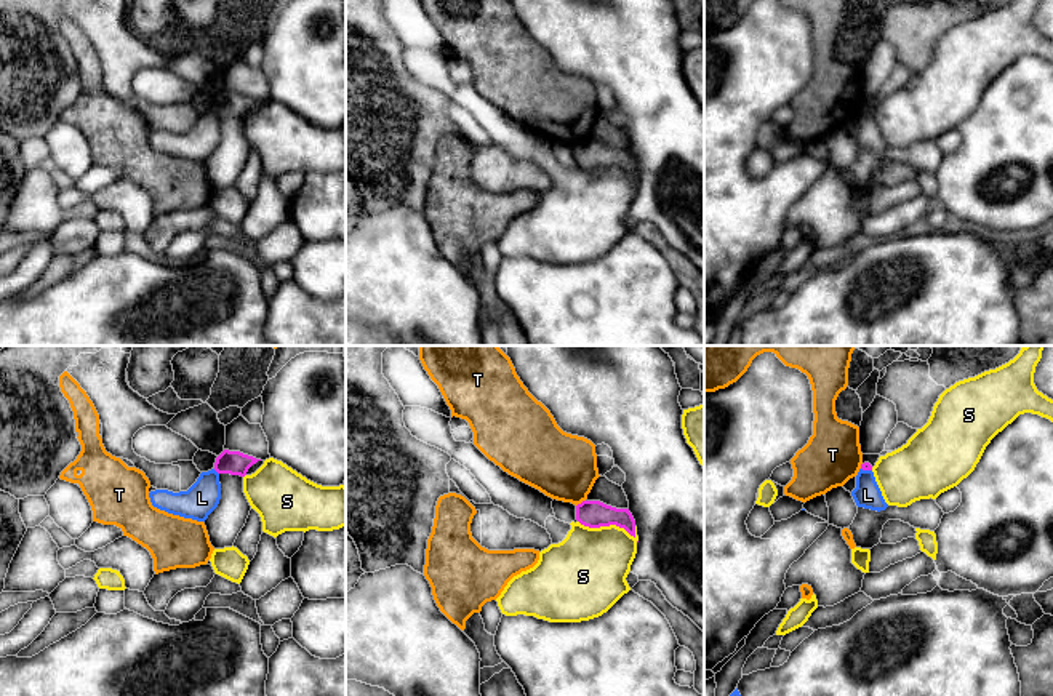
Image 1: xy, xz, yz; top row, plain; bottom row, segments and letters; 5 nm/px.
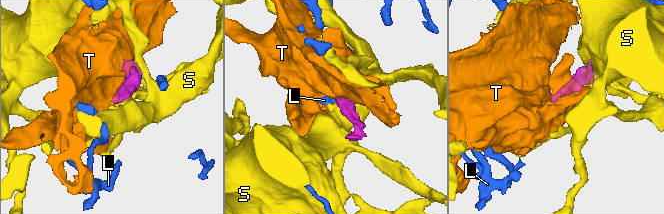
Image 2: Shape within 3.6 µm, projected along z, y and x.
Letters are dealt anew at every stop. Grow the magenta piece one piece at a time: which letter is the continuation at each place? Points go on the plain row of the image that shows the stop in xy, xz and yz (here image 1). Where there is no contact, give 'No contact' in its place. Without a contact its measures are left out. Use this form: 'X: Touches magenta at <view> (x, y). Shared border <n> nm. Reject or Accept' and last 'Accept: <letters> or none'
L: Touches magenta at xy (216, 112). Shared border 40 nm. Reject
S: Touches magenta at xz (607, 167). Shared border 300 nm. Reject
T: Touches magenta at xz (581, 144). Shared border 60 nm. Reject
Accept: none

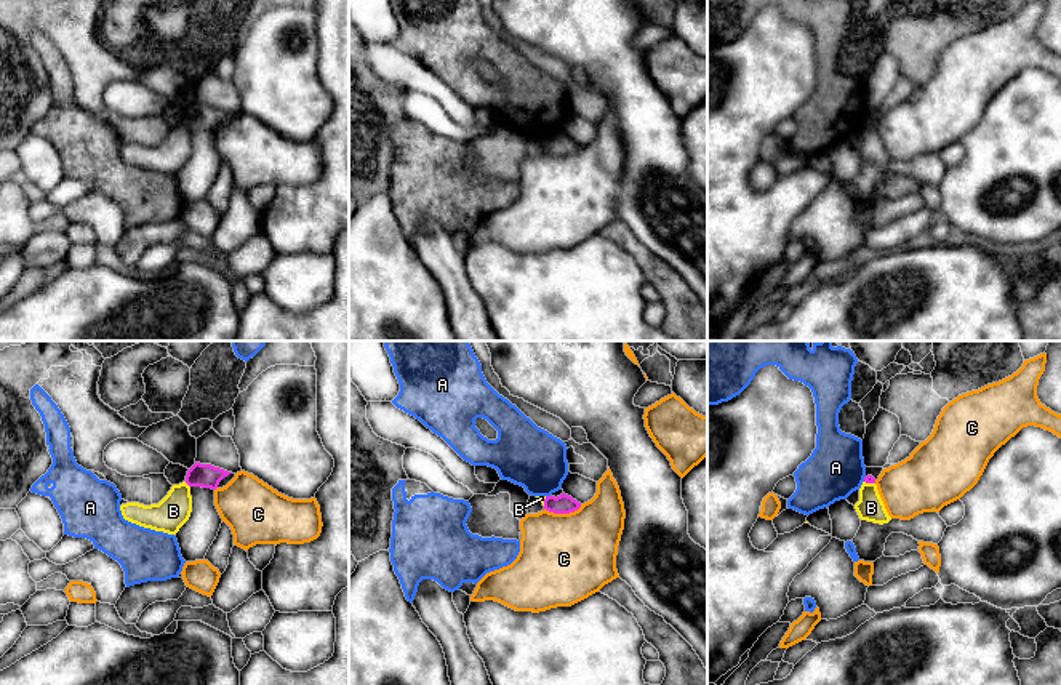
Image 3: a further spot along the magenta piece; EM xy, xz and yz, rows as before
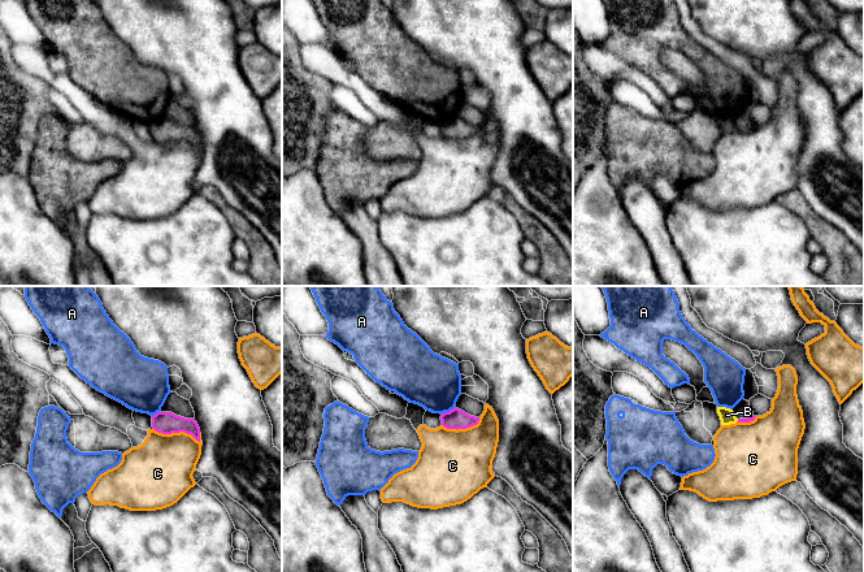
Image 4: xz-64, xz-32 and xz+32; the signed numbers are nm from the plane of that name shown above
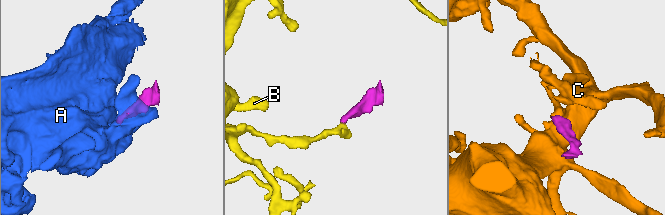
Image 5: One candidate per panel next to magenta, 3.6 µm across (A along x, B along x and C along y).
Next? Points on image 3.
A: Touches magenta at xz (548, 138). Shared border 30 nm. Reject
B: Touches magenta at xy (188, 125). Shared border 40 nm. Reject
C: Touches magenta at xz (562, 154). Shared border 190 nm. Reject
Accept: none

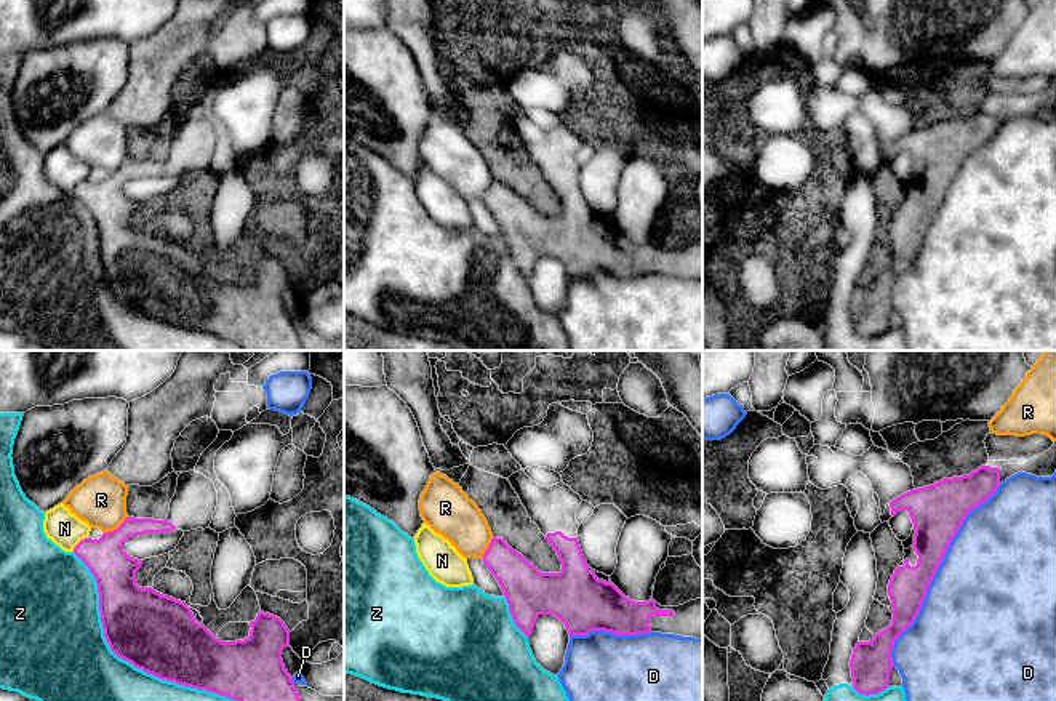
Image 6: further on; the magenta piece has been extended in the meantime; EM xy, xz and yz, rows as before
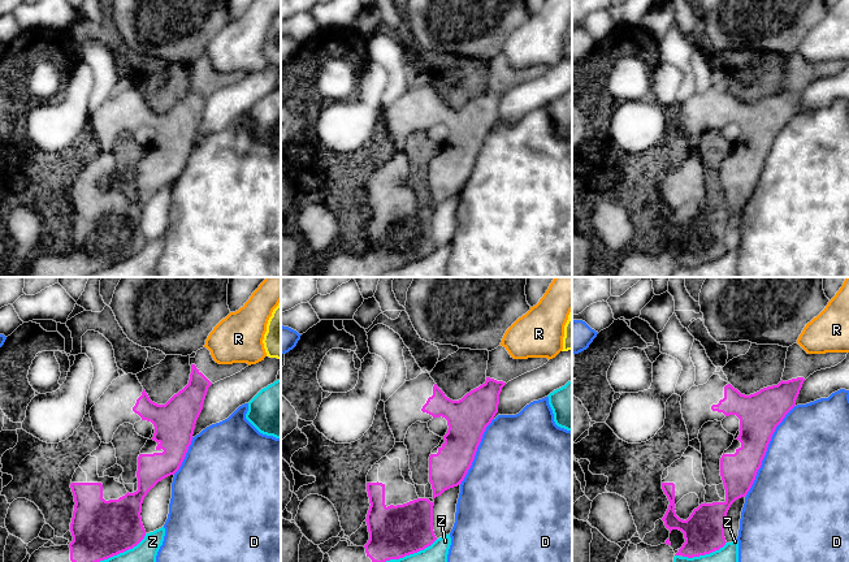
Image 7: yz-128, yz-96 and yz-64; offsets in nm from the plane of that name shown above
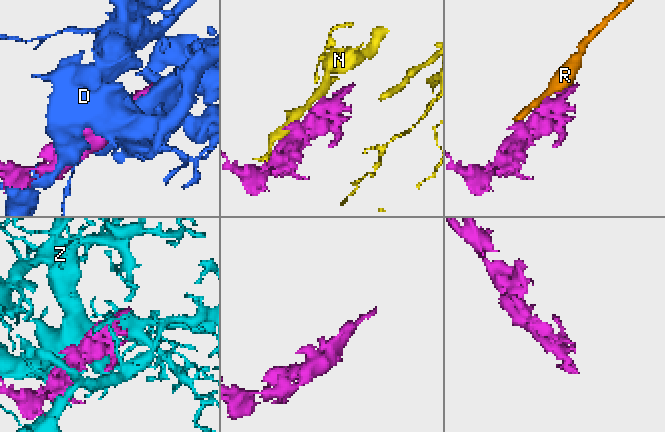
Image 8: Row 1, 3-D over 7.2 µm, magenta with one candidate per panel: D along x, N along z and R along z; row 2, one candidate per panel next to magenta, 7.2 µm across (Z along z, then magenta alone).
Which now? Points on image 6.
D: Touches magenta at yz (935, 215). Shared border 1050 nm. Reject
N: Touches magenta at xy (79, 184). Shared border 110 nm. Reject
R: Touches magenta at xy (117, 170). Shared border 160 nm. Reject
Z: Touches magenta at xy (130, 303). Shared border 1150 nm. Reject
Accept: none

